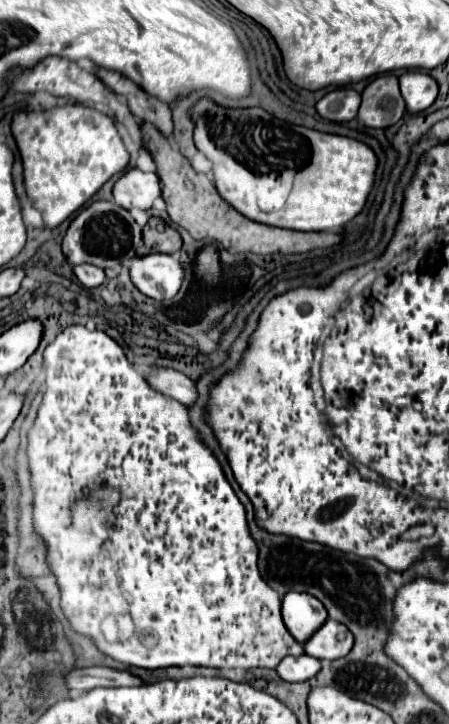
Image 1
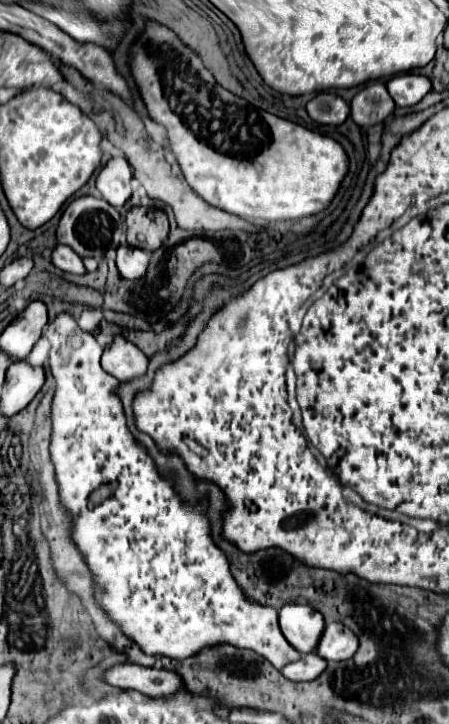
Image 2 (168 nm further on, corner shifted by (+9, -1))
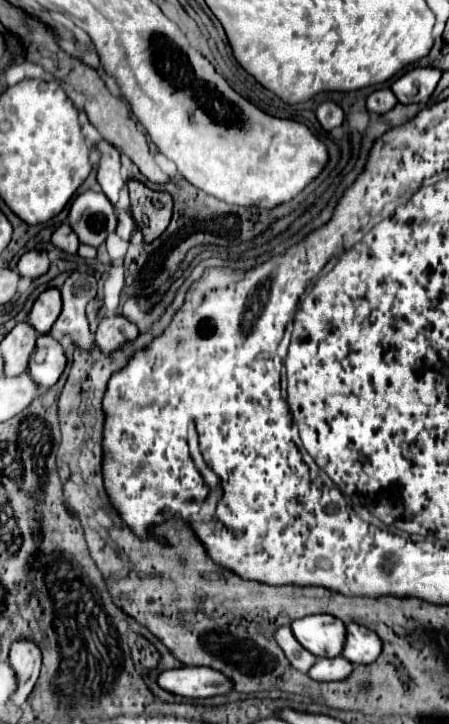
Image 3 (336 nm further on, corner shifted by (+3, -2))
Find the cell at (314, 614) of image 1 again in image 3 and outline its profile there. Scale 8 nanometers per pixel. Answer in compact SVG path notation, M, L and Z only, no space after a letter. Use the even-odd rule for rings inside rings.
M311 614L291 624L297 642L319 658L341 654L345 644L345 624L329 614Z

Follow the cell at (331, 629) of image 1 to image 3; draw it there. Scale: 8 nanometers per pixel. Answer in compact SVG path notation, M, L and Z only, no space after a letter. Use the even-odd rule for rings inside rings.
M349 624L343 656L351 664L369 664L373 662L381 652L381 640L377 640L377 634L365 626Z

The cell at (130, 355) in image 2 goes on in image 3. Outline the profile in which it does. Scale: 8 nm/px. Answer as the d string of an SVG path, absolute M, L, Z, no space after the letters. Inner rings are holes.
M117 316L117 318L105 318L101 320L95 340L101 348L101 352L105 352L107 356L113 354L117 348L121 348L125 342L135 340L139 336L139 330L135 324L131 324L127 318Z

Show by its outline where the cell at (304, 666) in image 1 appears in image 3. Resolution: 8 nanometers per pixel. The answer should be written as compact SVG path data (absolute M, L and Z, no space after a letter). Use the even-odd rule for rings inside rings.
M335 656L335 658L317 658L317 662L307 674L313 680L327 682L327 680L343 680L351 674L351 670L353 664L349 664L349 660L345 660L343 656Z

